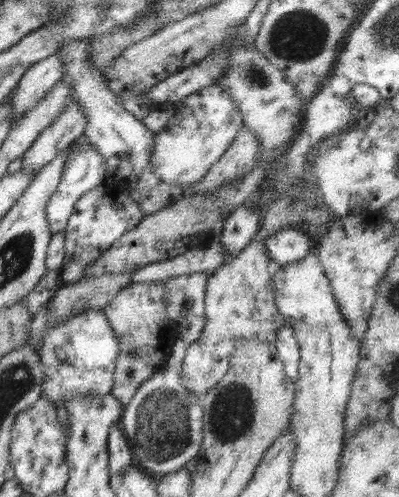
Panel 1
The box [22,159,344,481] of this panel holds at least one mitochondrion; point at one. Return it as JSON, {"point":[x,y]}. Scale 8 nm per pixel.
{"point":[162,432]}

